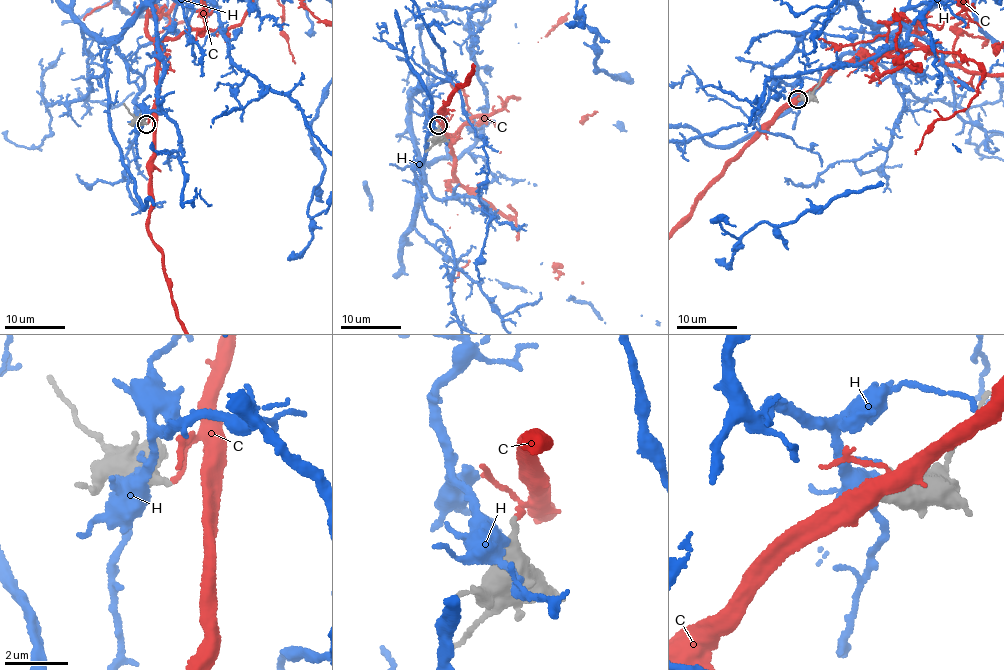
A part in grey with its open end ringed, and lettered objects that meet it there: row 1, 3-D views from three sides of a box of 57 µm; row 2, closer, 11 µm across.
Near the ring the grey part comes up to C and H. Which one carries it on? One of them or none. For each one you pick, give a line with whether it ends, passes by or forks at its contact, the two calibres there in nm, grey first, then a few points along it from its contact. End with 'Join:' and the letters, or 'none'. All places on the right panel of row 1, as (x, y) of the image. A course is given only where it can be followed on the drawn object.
C: it ends | 280/150 nm
Join: C

